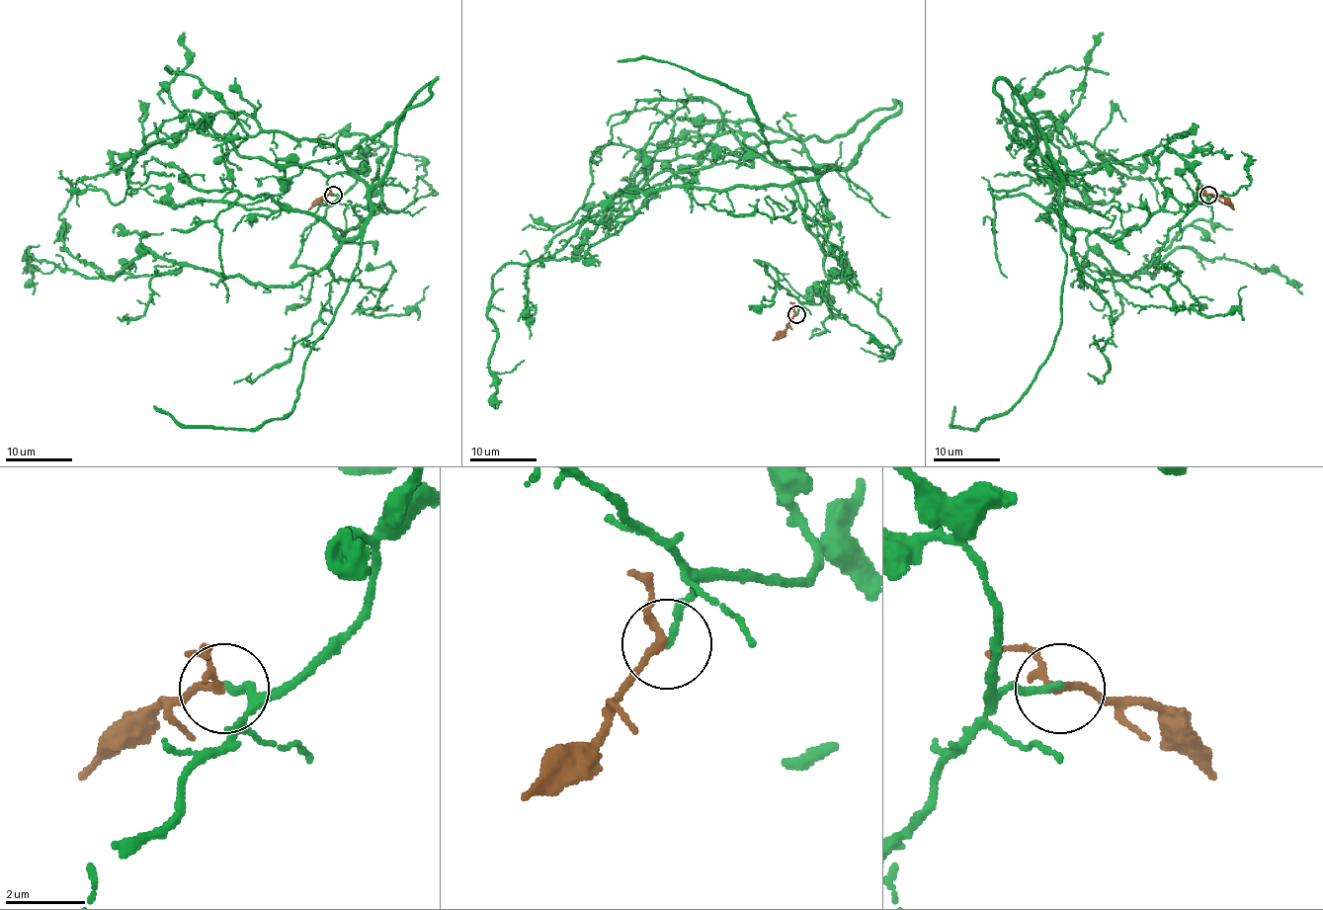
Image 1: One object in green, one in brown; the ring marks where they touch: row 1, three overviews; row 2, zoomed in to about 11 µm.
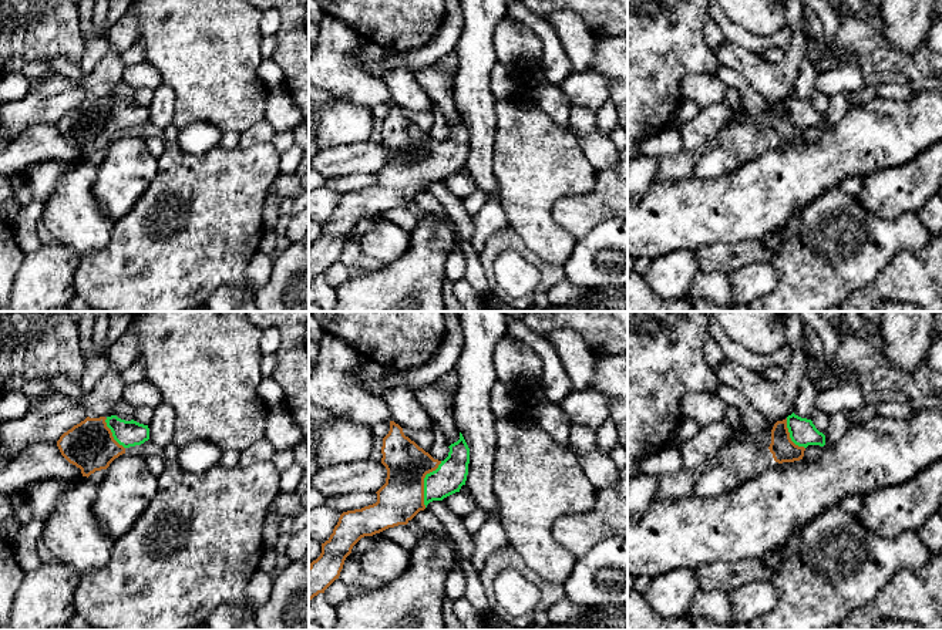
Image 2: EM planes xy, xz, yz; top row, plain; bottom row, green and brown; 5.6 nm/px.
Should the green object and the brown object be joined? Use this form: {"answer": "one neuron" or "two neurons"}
{"answer": "one neuron"}

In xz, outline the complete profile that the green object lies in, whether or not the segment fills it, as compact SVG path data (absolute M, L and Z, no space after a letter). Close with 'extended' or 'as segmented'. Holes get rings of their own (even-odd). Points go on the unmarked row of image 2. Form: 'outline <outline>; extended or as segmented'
outline M390 102L390 112L383 119L381 145L387 151L386 165L376 173L377 183L361 191L343 193L330 219L322 225L320 237L309 247L309 283L340 257L346 239L353 228L364 218L373 218L388 209L407 206L420 192L433 182L460 173L465 166L470 145L470 129L460 114L460 121L450 128L444 142L434 141L414 122L404 117L403 110Z; extended

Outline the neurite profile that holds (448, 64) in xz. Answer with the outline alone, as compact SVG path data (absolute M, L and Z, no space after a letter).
M453 50L451 53L448 53L447 55L444 55L443 58L440 58L435 64L445 74L455 77L455 74L458 71L458 64L460 64L457 50Z

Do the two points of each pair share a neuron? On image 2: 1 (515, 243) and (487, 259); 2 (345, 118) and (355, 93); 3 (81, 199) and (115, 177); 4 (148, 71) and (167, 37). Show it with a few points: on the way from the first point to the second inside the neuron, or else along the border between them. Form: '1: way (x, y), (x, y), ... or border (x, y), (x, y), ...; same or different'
1: way (508, 243), (501, 243), (493, 252); same
2: border (335, 97), (372, 108); different
3: border (97, 167), (94, 198), (100, 209), (111, 221); different
4: border (145, 59), (157, 68), (162, 83); different

